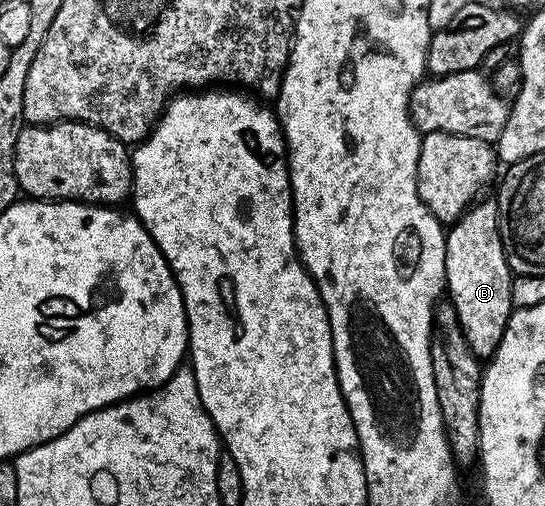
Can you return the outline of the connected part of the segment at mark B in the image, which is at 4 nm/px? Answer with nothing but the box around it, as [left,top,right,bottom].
[445,199,514,358]

